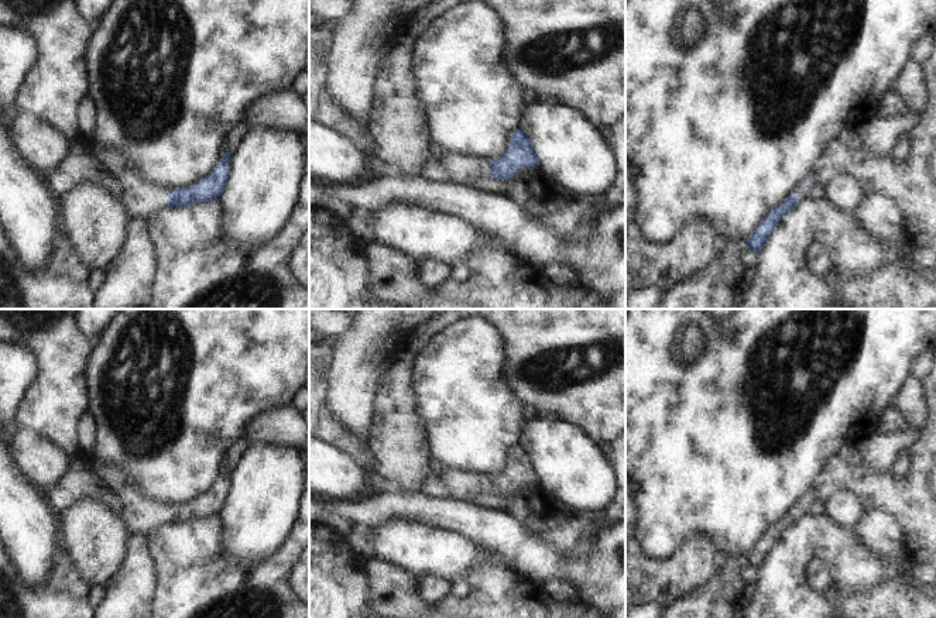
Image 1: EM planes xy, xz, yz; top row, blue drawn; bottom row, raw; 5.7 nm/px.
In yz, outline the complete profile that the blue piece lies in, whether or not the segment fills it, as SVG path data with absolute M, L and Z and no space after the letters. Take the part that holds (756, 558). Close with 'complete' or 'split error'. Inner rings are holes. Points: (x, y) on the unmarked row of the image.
M936 349L933 353L933 370L923 380L928 423L909 450L906 480L901 483L891 473L874 473L864 461L853 467L839 456L829 457L805 497L747 555L748 567L760 570L781 533L809 515L815 501L826 504L836 492L850 492L864 508L875 507L895 515L905 531L912 566L936 567L936 499L929 488L929 475L936 464Z | split error

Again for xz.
M521 444L511 450L511 460L498 475L486 477L477 473L443 467L439 477L446 485L450 498L464 502L469 502L477 494L508 495L521 484L539 480L534 460Z | split error

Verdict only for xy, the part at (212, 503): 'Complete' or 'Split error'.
Split error

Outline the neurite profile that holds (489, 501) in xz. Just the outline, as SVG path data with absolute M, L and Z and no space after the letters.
M477 494L469 499L470 504L476 504L479 507L484 507L487 509L500 509L508 511L510 499L504 495L493 495L487 494Z

